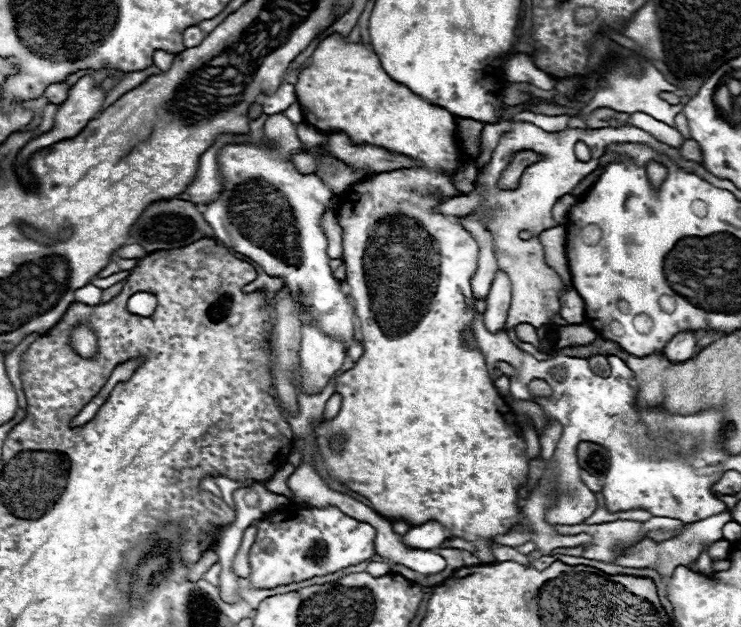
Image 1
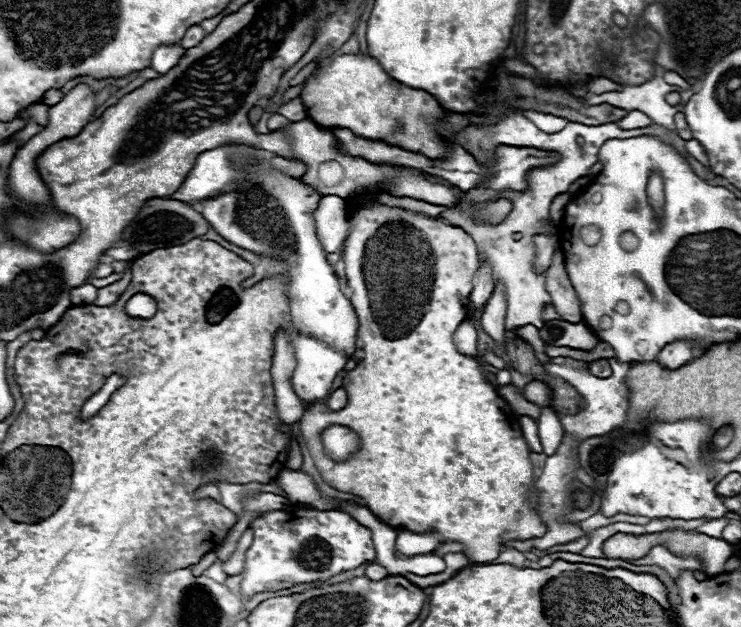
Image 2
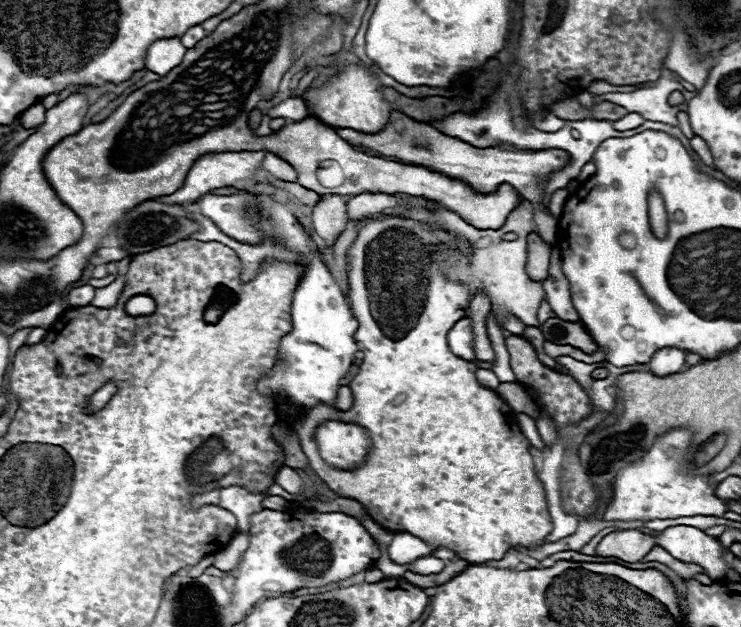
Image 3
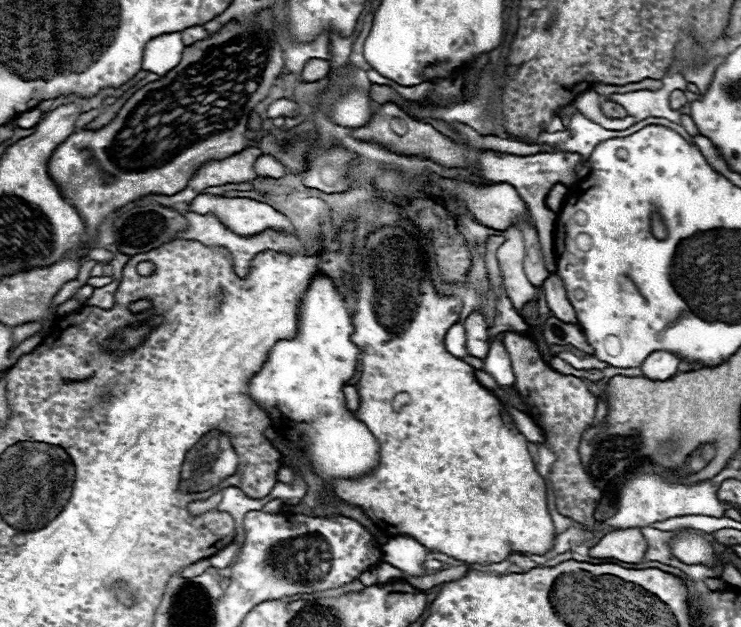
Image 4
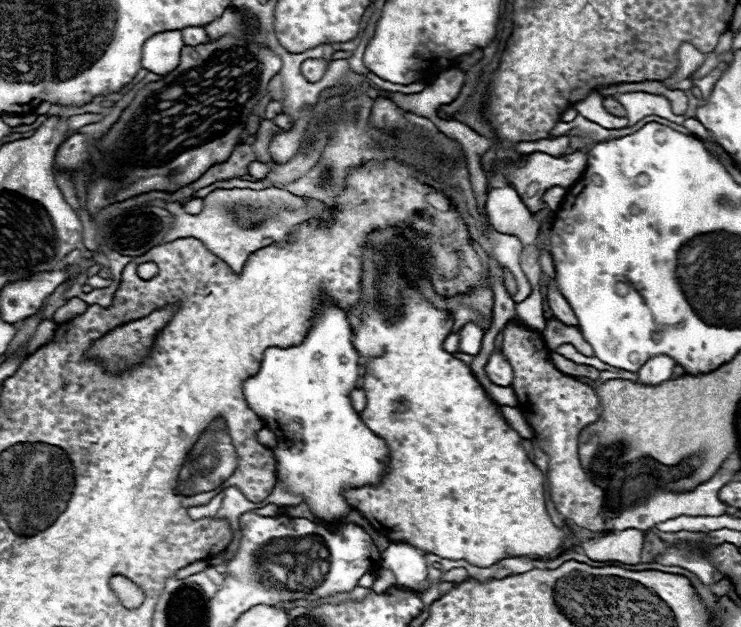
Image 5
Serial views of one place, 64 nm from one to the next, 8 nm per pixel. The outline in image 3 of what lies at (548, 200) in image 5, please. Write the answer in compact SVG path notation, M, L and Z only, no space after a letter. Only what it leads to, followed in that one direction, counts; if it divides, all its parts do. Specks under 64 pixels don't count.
M556 190L556 194L552 194L550 202L548 202L548 210L558 218L562 214L562 208L564 208L564 202L568 198L568 190Z

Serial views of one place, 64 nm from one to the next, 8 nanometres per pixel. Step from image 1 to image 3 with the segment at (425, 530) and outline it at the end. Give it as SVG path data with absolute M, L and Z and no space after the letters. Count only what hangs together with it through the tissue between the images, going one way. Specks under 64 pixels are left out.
M398 532L390 546L388 546L388 558L392 558L392 562L416 562L416 558L424 558L424 554L430 554L436 546L422 542L420 538L408 534L408 532Z

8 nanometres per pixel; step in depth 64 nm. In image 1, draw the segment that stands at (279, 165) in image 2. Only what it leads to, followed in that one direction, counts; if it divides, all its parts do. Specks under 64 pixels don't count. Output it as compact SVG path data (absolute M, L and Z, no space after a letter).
M292 154L292 164L296 166L296 170L300 170L300 174L312 174L316 164L314 158L310 154Z

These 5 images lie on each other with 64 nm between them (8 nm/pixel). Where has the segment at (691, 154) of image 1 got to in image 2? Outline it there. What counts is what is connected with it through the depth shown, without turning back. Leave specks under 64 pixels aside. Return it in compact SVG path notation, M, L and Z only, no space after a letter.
M694 138L688 140L688 142L686 142L686 150L688 150L688 154L692 154L696 160L700 160L704 166L708 166L708 154L706 154L706 150L704 150L704 146L702 146L700 142L696 142Z

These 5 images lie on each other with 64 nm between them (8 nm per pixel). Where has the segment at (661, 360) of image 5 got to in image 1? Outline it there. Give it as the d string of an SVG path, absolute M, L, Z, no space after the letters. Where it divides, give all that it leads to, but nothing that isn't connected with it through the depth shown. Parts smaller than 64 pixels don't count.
M682 332L676 334L666 346L664 346L664 356L670 362L686 362L688 358L692 358L696 354L696 334L694 332Z

